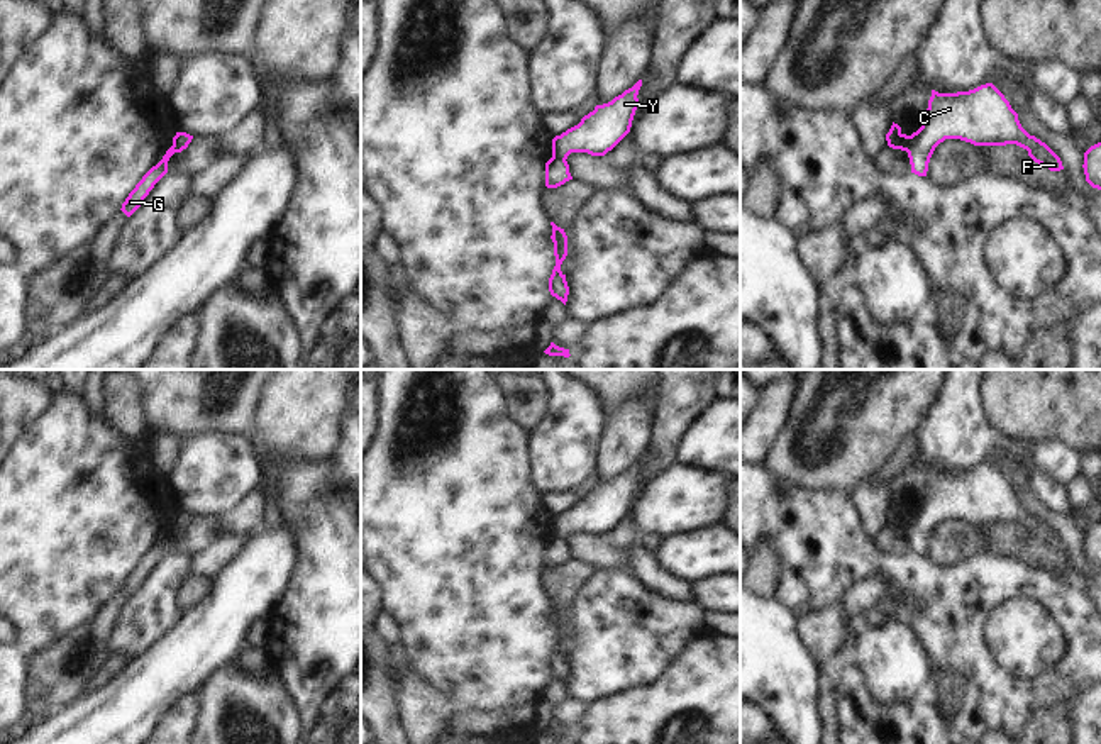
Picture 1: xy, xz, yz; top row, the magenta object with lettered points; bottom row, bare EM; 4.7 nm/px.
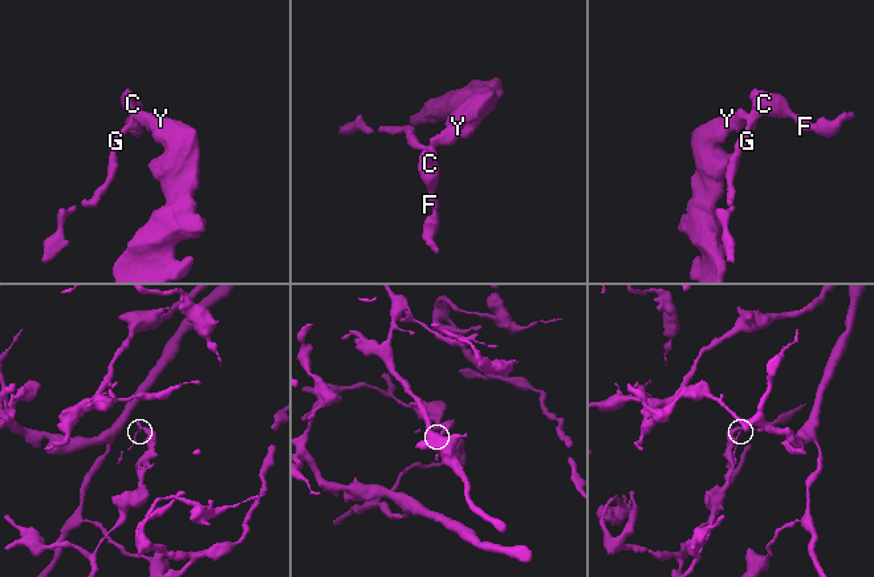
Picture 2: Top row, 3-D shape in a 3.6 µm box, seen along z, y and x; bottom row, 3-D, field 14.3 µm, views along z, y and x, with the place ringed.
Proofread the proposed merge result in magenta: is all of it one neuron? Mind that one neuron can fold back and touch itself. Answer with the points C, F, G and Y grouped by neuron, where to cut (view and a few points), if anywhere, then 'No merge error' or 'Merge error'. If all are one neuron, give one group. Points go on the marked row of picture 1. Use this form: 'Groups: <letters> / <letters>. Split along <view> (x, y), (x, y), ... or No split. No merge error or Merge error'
Groups: C F G / Y. Split along yz (910, 136), (905, 149). Merge error.

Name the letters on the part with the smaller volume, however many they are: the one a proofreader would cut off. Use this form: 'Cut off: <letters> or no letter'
Cut off: C, F, G.

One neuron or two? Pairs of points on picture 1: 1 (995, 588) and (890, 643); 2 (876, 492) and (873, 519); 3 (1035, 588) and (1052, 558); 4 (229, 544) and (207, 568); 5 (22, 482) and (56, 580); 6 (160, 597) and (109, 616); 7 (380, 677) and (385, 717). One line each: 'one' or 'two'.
1: two
2: one
3: two
4: one
5: one
6: two
7: one

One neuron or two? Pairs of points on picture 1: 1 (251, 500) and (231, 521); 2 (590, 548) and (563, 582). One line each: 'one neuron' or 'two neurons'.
1: one neuron
2: two neurons

